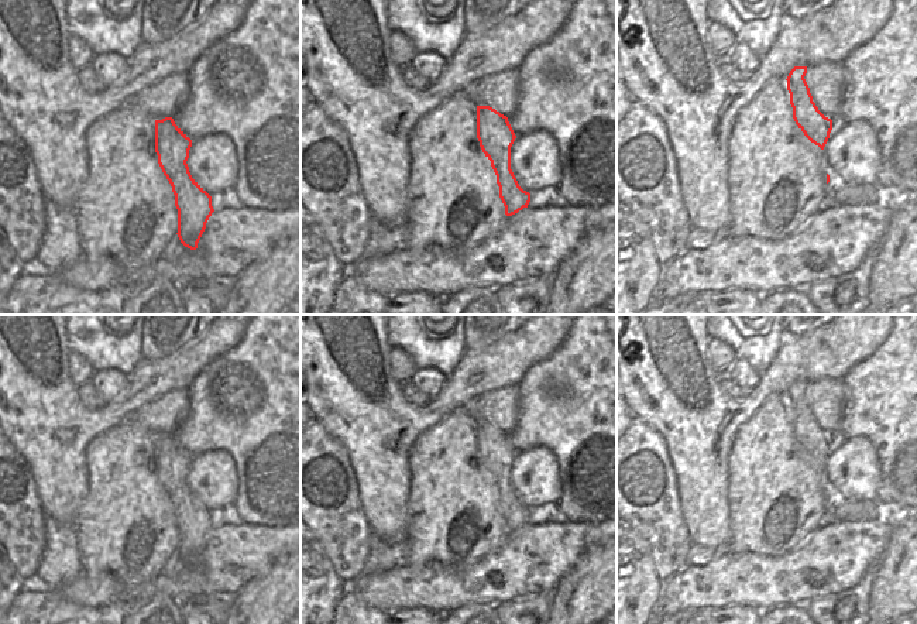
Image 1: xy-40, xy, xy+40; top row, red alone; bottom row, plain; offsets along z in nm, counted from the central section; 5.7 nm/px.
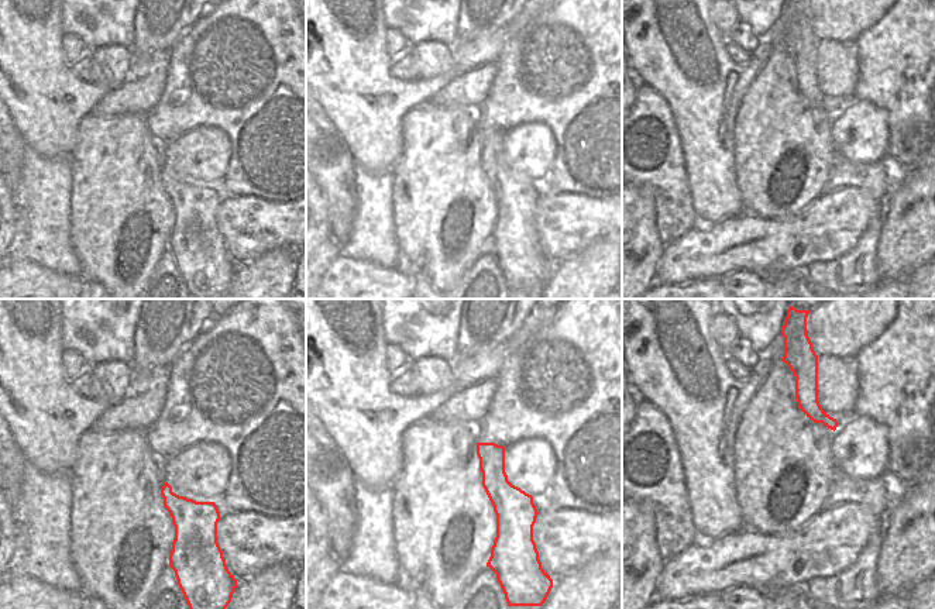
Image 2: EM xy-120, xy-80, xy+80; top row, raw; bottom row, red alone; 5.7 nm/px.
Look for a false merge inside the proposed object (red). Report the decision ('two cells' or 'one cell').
one cell

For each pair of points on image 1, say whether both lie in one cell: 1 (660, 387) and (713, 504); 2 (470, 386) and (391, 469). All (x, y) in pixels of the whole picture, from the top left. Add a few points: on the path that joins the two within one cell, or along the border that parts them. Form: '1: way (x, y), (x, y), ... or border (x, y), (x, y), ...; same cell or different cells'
1: way (690, 417), (699, 425), (701, 475); same cell
2: way (446, 401), (426, 415), (399, 445); same cell

